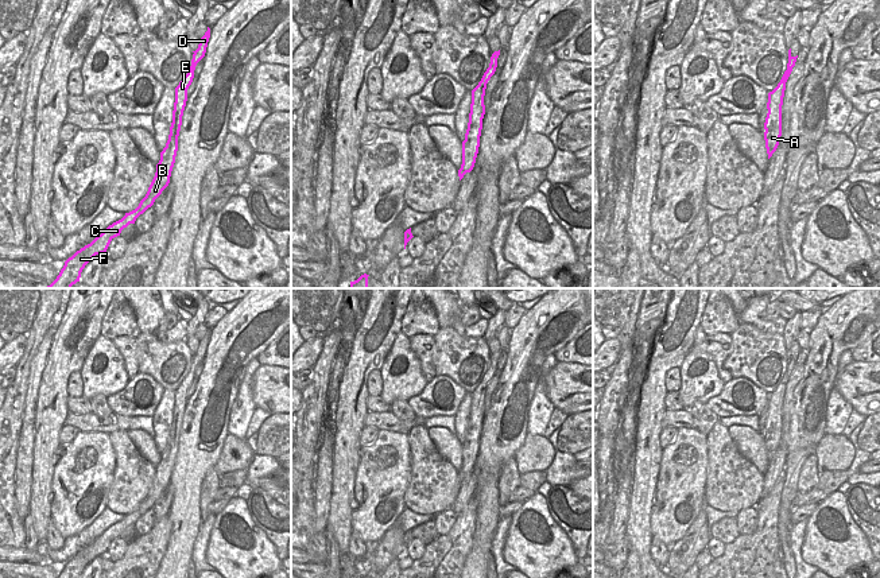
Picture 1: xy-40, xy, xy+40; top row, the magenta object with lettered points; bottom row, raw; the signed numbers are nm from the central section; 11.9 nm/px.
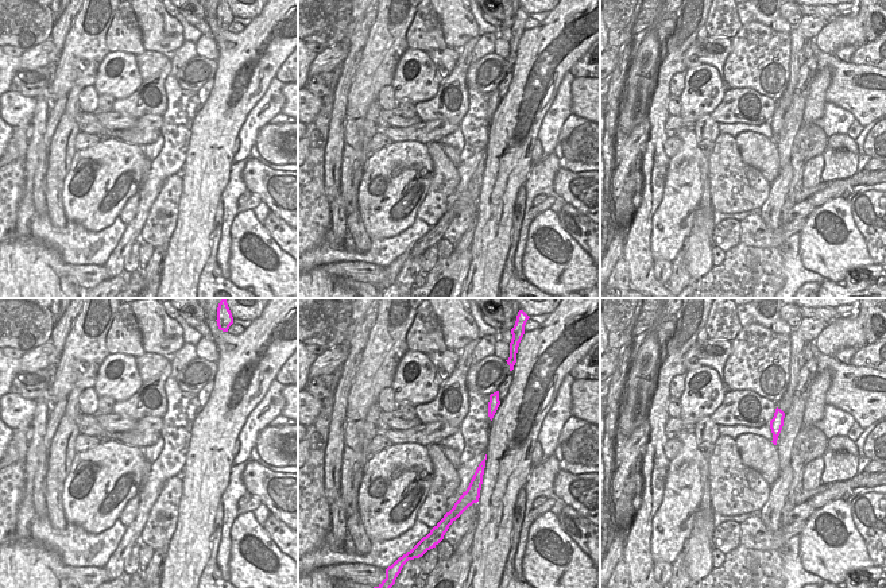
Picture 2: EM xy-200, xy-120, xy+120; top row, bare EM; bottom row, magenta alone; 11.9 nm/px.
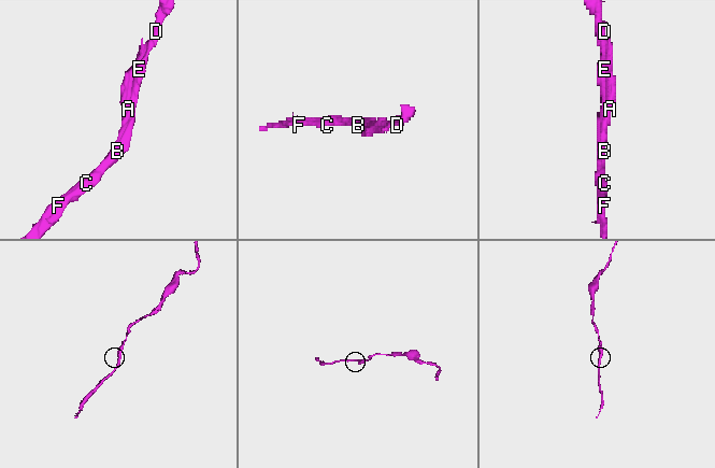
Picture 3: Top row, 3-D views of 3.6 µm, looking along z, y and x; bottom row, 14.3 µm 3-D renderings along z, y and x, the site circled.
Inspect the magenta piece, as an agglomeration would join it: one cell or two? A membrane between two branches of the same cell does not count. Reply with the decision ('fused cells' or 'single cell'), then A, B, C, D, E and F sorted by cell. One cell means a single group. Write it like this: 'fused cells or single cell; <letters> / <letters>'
single cell; A B C D E F

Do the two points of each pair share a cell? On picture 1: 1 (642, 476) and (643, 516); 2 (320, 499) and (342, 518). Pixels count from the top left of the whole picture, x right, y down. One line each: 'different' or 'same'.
1: same
2: different

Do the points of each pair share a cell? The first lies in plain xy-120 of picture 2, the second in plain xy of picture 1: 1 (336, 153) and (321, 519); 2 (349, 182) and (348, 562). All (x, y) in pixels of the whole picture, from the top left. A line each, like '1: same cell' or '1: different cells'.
1: same cell
2: same cell

